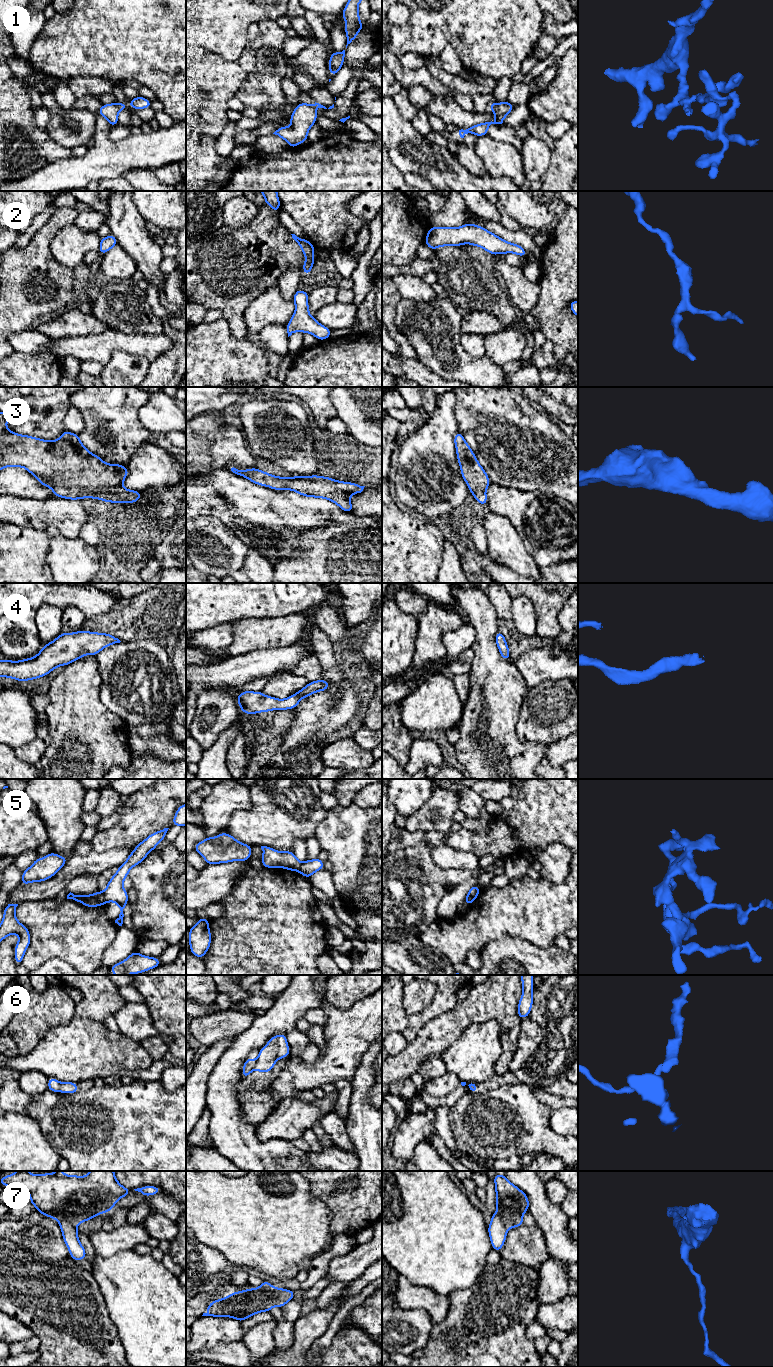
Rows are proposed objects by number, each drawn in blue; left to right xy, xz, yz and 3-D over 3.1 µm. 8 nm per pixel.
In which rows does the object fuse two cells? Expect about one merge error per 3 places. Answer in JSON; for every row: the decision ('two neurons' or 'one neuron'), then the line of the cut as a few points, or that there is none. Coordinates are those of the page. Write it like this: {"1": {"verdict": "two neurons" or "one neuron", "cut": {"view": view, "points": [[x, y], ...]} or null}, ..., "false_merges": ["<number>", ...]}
{"1": {"verdict": "two neurons", "cut": {"view": "xy", "points": [[116, 103], [119, 109]]}}, "2": {"verdict": "one neuron", "cut": null}, "3": {"verdict": "one neuron", "cut": null}, "4": {"verdict": "one neuron", "cut": null}, "5": {"verdict": "two neurons", "cut": {"view": "xy", "points": [[100, 892], [106, 901]]}}, "6": {"verdict": "two neurons", "cut": {"view": "xy", "points": [[61, 1083], [59, 1090]]}}, "7": {"verdict": "two neurons", "cut": {"view": "xy", "points": [[58, 1220], [68, 1218], [75, 1225]]}}, "false_merges": ["1", "5", "6", "7"]}

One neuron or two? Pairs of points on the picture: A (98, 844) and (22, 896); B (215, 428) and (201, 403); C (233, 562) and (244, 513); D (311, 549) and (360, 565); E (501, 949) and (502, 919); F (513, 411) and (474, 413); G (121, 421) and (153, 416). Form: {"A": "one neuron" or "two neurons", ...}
{"A": "two neurons", "B": "two neurons", "C": "two neurons", "D": "one neuron", "E": "two neurons", "F": "one neuron", "G": "two neurons"}

